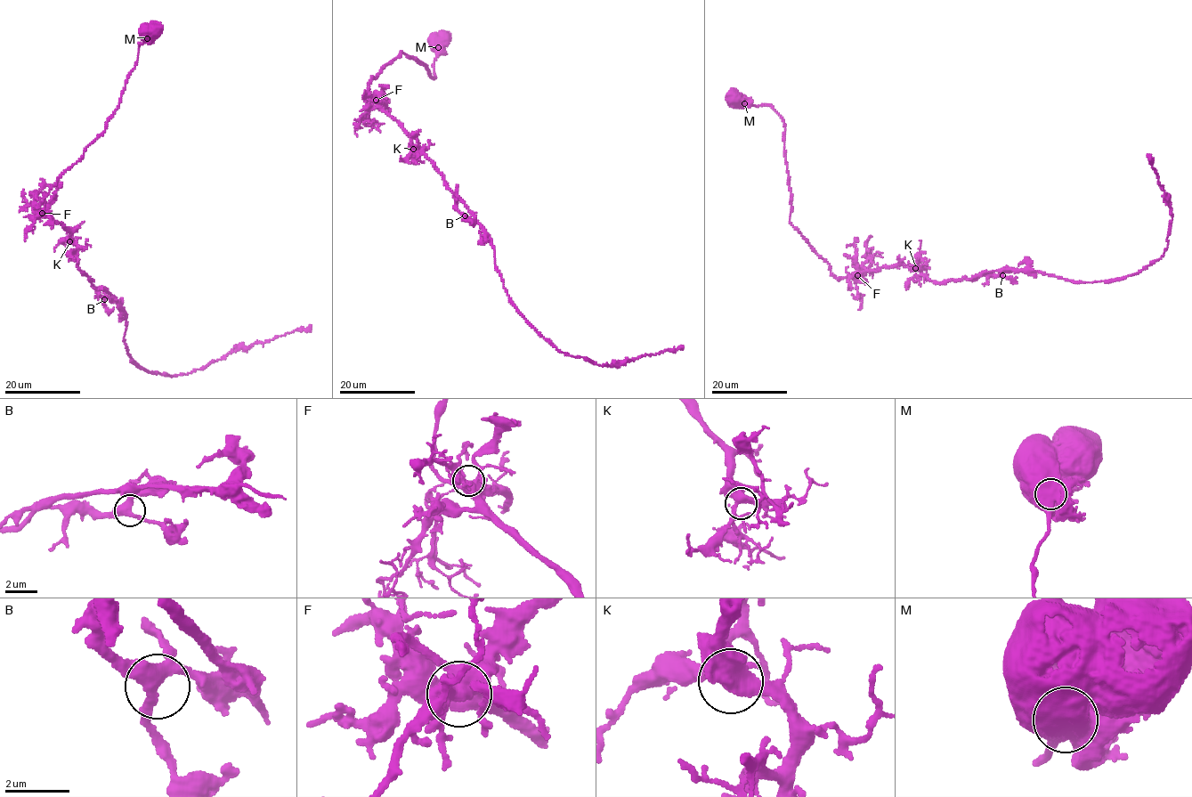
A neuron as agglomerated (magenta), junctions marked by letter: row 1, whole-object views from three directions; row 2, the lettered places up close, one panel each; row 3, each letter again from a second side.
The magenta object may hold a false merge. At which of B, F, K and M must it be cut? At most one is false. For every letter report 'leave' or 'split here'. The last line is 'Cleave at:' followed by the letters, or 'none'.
B: leave
F: leave
K: leave
M: leave
Cleave at: none

